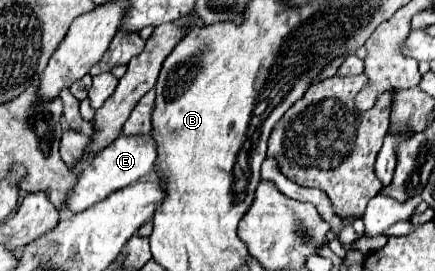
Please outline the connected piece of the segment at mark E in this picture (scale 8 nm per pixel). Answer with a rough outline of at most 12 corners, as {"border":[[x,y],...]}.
{"border":[[153,134],[119,136],[65,200],[73,214],[153,172]]}

